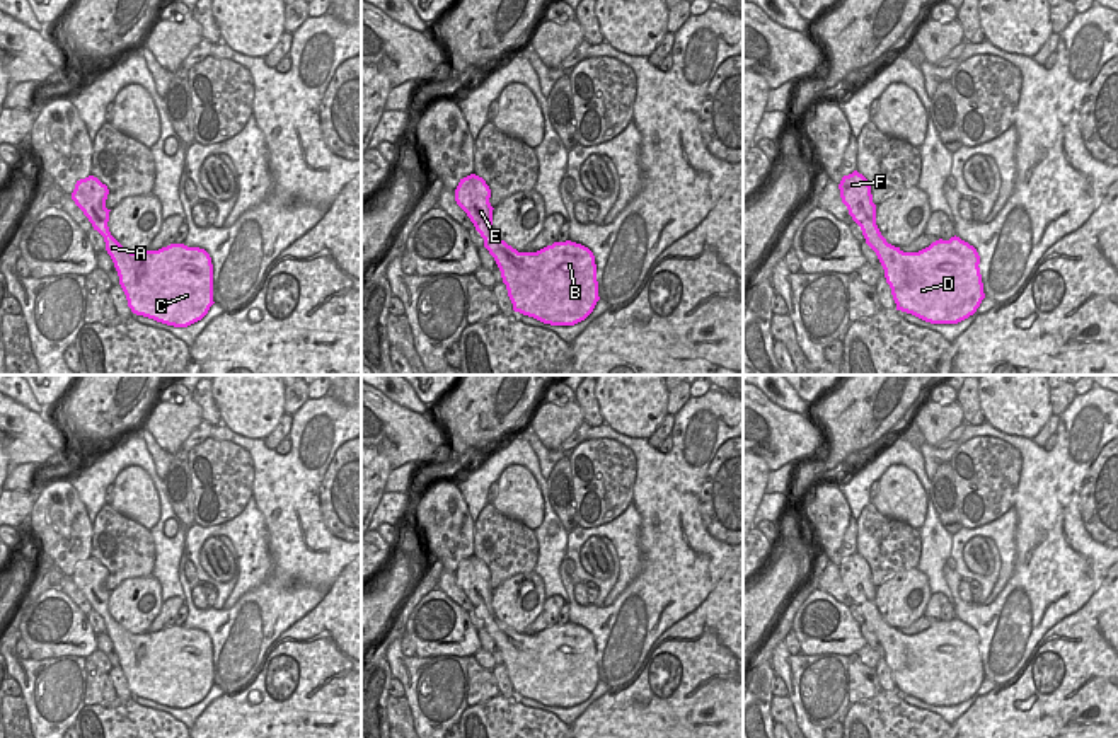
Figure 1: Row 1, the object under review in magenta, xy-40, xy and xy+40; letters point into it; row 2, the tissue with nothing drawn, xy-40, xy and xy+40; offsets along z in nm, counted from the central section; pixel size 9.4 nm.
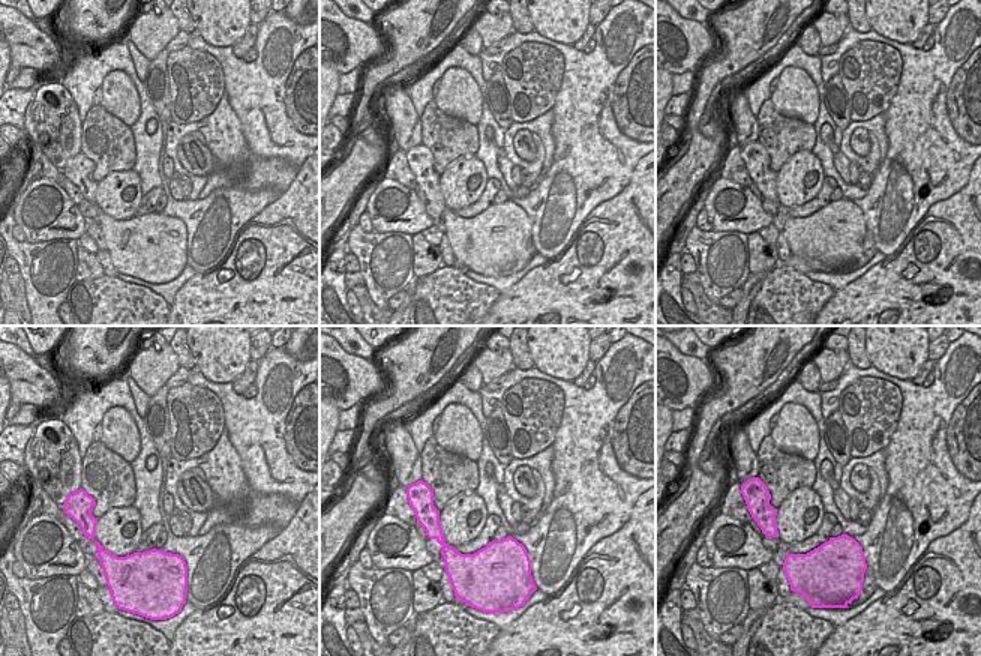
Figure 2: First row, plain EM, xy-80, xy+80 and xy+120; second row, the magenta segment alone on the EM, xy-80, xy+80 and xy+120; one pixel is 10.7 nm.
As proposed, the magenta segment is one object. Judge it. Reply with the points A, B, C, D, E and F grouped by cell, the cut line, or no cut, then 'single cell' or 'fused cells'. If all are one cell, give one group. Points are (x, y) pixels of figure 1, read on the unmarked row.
A B C D E F; no cut; single cell

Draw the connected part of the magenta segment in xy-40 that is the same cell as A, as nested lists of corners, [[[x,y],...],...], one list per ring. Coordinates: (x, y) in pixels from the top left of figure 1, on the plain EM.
[[[89,557],[77,562],[72,581],[104,619],[131,694],[174,709],[201,702],[215,685],[210,636],[184,626],[143,634],[124,631],[107,608],[107,576],[107,568]]]

